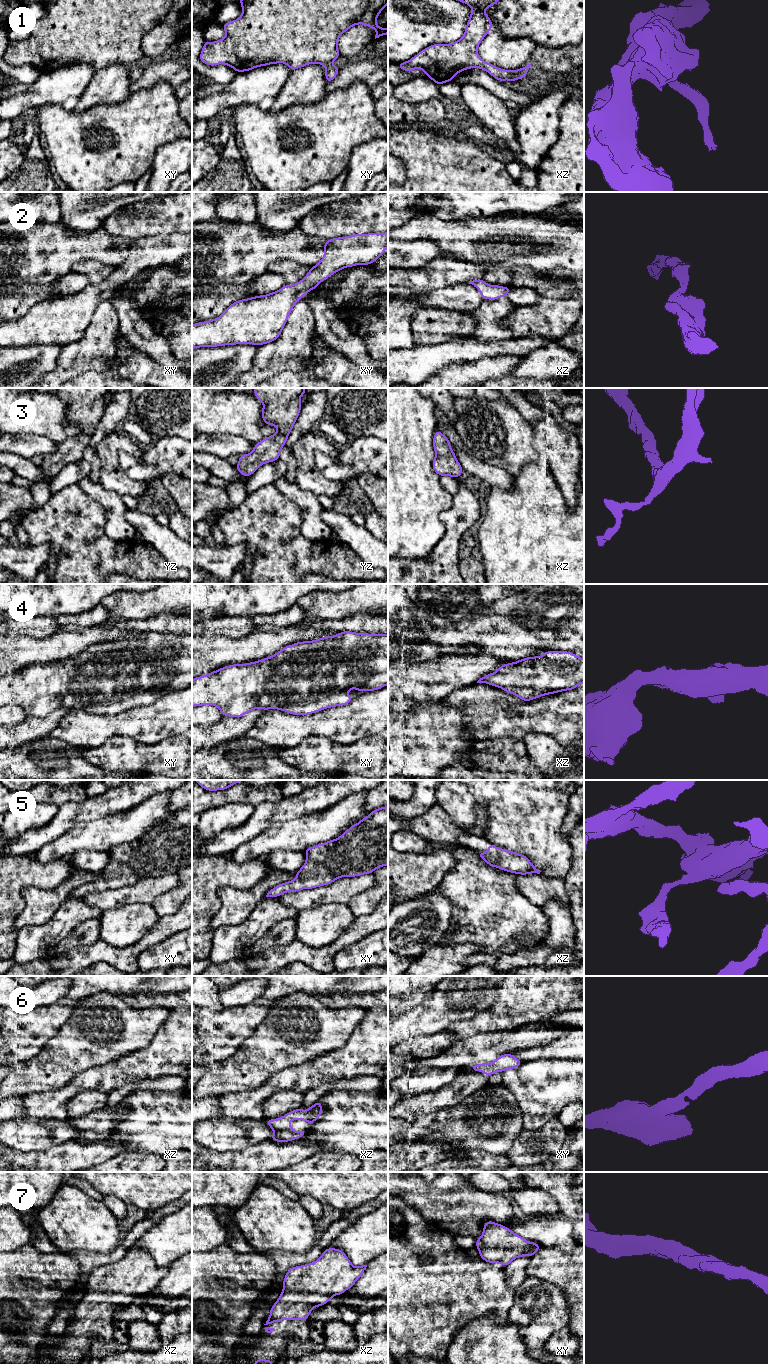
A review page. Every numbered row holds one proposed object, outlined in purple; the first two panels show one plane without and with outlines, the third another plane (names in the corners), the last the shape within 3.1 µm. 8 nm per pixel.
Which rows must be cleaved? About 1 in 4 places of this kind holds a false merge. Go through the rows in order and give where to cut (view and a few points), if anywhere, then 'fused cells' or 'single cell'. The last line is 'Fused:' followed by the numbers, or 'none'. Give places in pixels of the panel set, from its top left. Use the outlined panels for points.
1: cut in xy along (331, 62), (325, 66); fused cells
2: no cut; single cell
3: no cut; single cell
4: no cut; single cell
5: no cut; single cell
6: no cut; single cell
7: no cut; single cell
Fused: 1

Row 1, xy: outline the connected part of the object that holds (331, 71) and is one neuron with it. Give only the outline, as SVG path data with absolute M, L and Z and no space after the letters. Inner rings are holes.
M332 63L325 66L325 78L327 83L331 82L339 73L338 67L334 66Z

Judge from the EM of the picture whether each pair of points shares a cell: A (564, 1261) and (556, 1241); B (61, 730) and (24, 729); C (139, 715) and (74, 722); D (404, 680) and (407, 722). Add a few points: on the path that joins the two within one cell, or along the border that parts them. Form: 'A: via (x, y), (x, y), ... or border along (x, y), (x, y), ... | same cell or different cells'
A: border along (541, 1246), (565, 1252), (573, 1251) | different cells
B: border along (68, 712), (47, 736) | different cells
C: via (123, 723), (90, 723) | same cell
D: border along (434, 701), (425, 701), (411, 706) | different cells

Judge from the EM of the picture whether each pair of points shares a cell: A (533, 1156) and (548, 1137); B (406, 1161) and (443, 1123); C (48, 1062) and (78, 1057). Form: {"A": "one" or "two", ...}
{"A": "one", "B": "two", "C": "one"}

